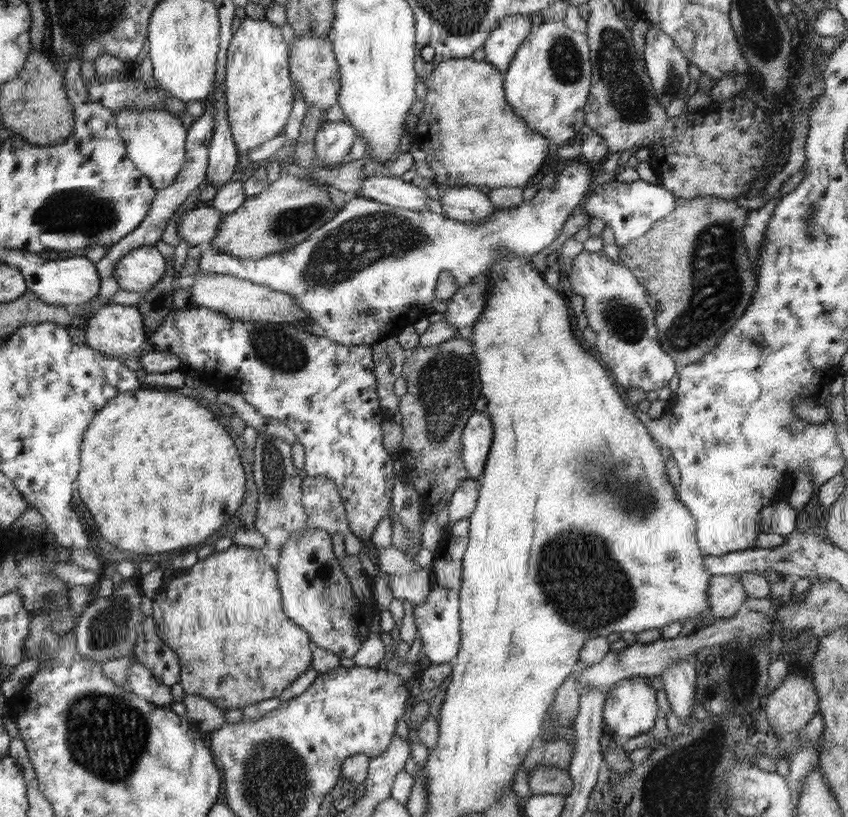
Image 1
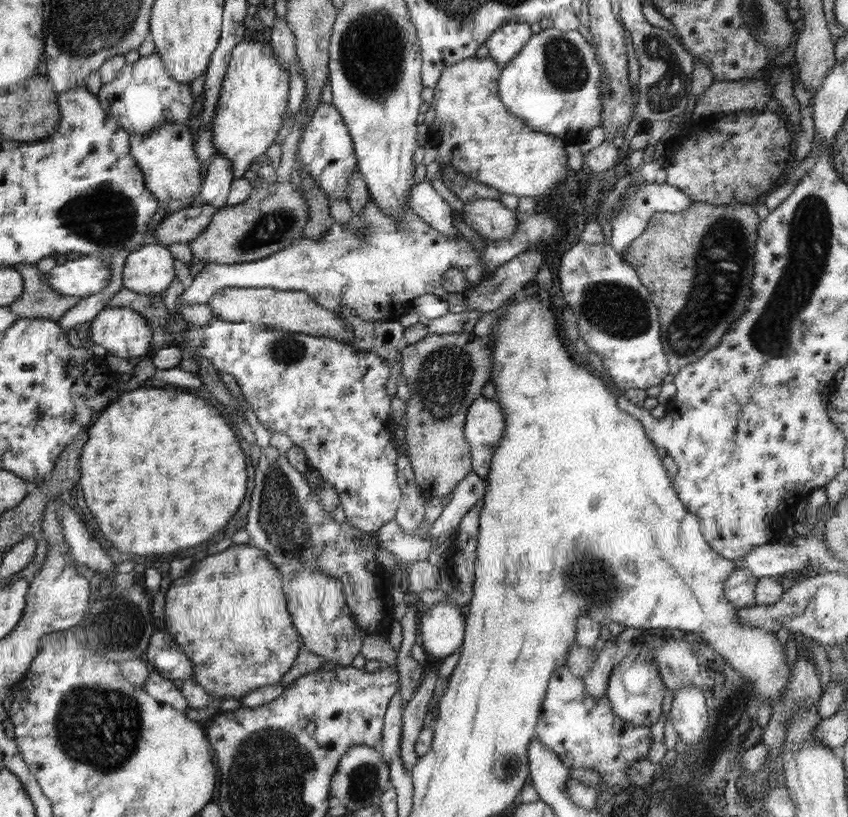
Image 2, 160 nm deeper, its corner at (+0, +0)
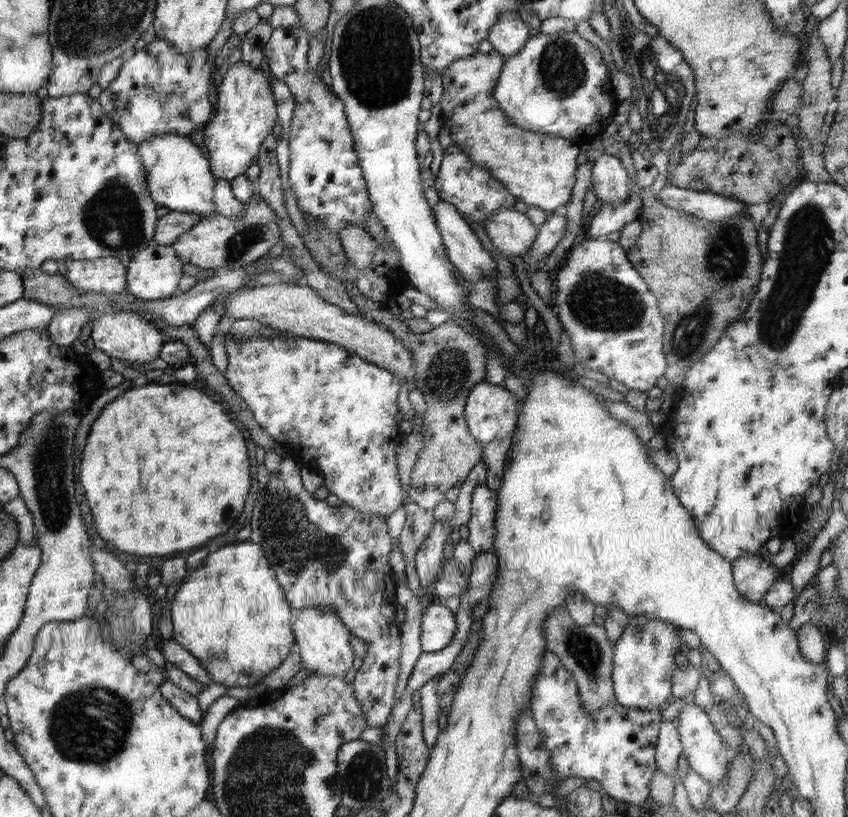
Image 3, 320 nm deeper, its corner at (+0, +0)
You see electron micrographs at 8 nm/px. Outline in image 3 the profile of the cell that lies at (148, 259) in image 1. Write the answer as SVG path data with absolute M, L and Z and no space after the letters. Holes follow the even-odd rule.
M153 242L130 259L130 290L135 298L158 301L179 294L183 262L172 246Z

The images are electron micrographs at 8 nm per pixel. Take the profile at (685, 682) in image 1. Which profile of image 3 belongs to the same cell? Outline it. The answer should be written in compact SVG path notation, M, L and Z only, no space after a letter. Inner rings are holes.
M691 698L680 709L677 718L680 719L678 732L683 746L682 755L688 760L689 768L692 768L696 775L702 776L712 787L716 787L719 782L723 782L725 779L729 771L729 762L724 744L722 744L722 738L711 723L707 711L695 705Z

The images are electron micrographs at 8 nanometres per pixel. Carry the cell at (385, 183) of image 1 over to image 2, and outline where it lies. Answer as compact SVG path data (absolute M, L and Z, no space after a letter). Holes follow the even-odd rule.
M423 181L411 188L409 208L446 236L455 236L460 233L454 226L454 214L450 204L442 196L438 196L431 181Z

